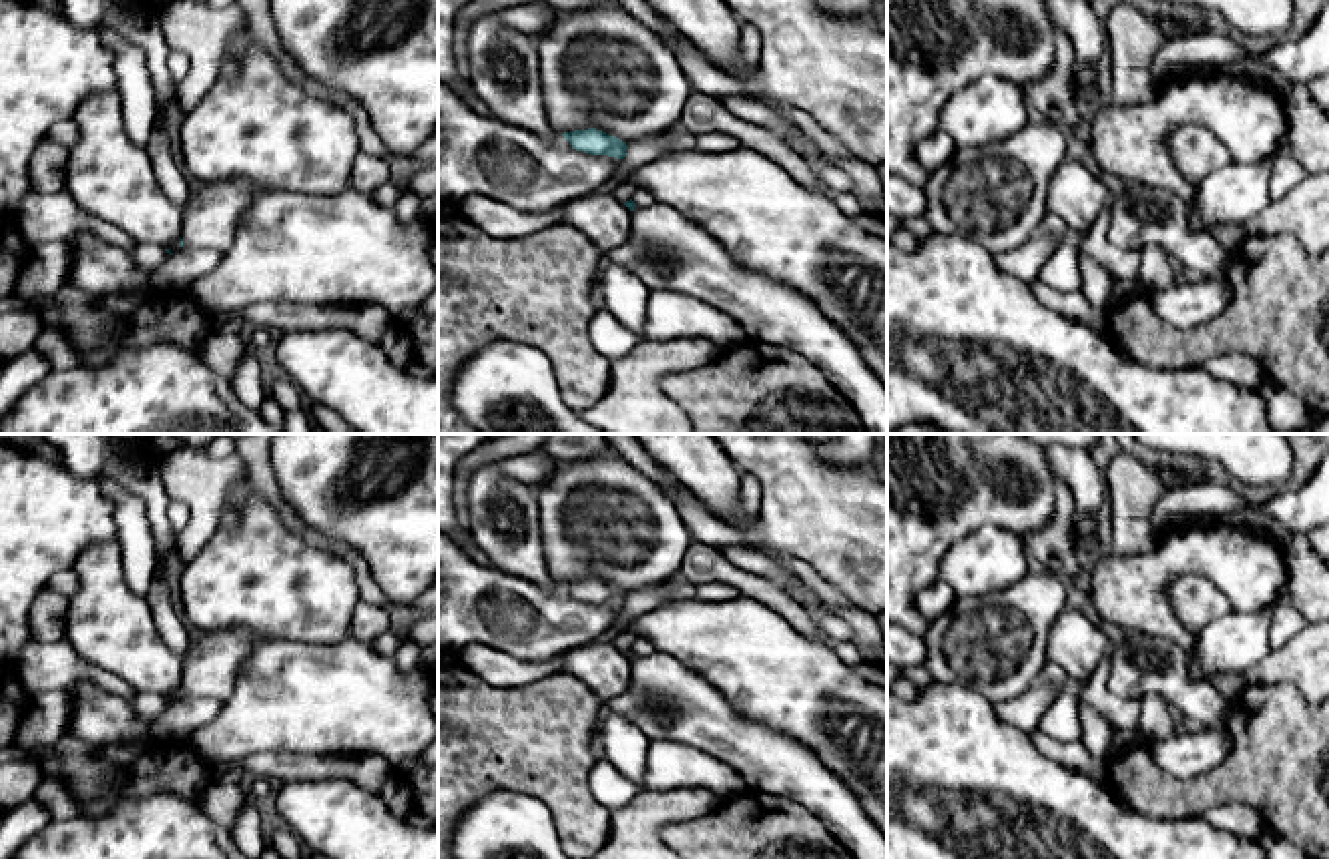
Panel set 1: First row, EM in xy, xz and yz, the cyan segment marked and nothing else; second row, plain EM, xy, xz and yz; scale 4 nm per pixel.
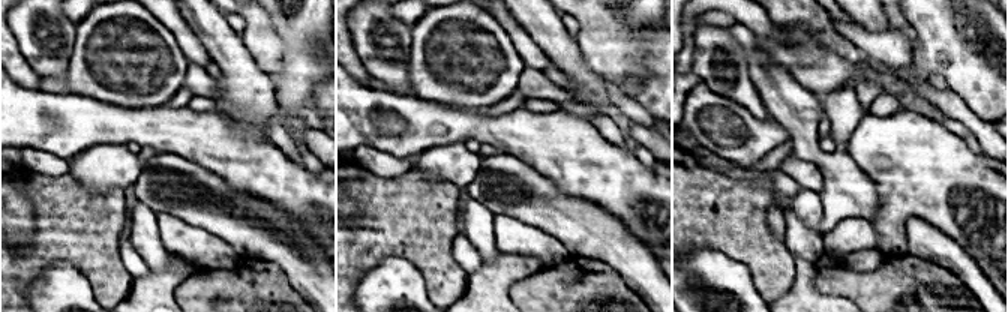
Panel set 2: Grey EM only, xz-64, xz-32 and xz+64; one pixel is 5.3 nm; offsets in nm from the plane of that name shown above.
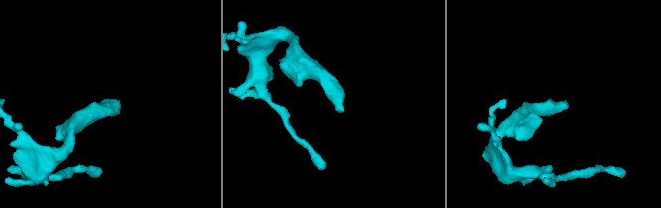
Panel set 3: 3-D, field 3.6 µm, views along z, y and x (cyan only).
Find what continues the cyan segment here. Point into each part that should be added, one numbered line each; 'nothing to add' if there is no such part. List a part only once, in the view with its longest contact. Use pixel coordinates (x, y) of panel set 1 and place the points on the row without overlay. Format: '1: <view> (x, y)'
1: xy (209, 669)

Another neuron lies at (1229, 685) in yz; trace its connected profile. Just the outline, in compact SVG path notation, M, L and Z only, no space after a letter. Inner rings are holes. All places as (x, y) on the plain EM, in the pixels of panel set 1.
M1227 672L1209 680L1209 684L1225 698L1225 702L1233 702L1237 694L1249 684L1247 674Z

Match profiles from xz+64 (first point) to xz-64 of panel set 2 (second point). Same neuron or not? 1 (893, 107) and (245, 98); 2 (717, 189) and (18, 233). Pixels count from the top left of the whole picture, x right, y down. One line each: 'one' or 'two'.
1: two
2: two

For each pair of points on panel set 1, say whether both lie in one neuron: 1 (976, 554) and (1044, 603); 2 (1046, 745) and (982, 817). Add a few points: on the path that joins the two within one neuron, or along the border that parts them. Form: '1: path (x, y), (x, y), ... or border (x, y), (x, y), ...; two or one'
1: border (1028, 570), (996, 593); two
2: border (1026, 733), (1042, 753), (1083, 773); two

